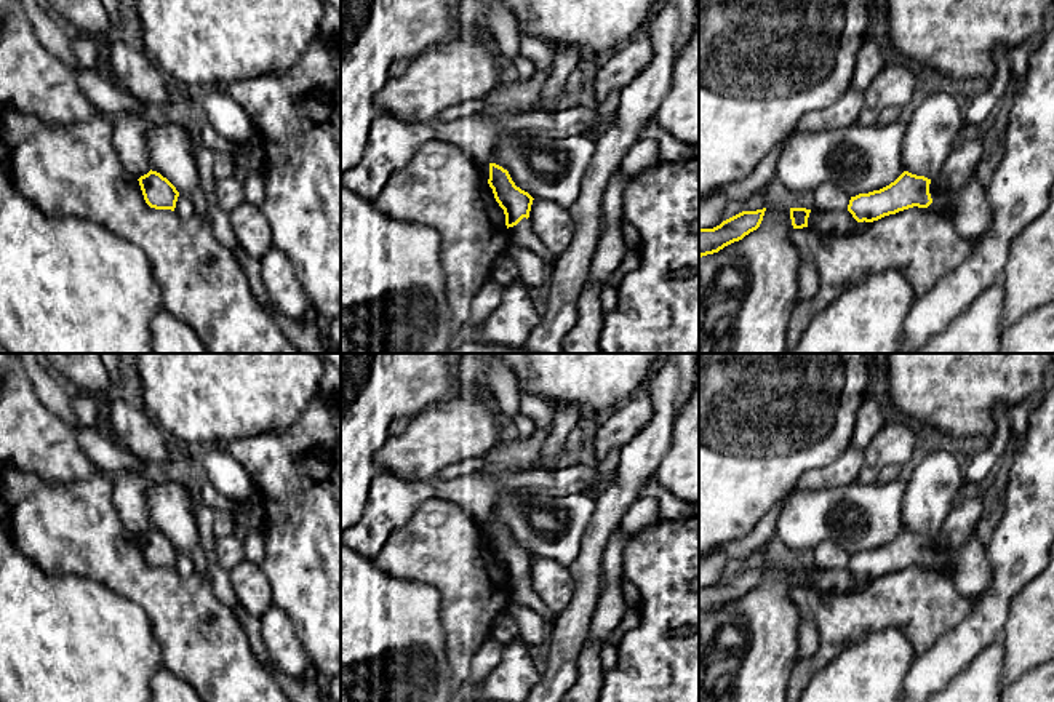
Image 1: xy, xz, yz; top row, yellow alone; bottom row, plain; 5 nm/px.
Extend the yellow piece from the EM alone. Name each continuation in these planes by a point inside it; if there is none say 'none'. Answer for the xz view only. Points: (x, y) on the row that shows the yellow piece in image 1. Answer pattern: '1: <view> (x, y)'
1: xz (520, 234)

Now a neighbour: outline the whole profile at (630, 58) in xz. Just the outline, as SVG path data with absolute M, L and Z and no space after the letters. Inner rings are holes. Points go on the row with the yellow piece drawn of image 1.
M641 29L600 67L592 70L593 98L601 104L611 91L625 88L649 62L653 42L649 32Z

